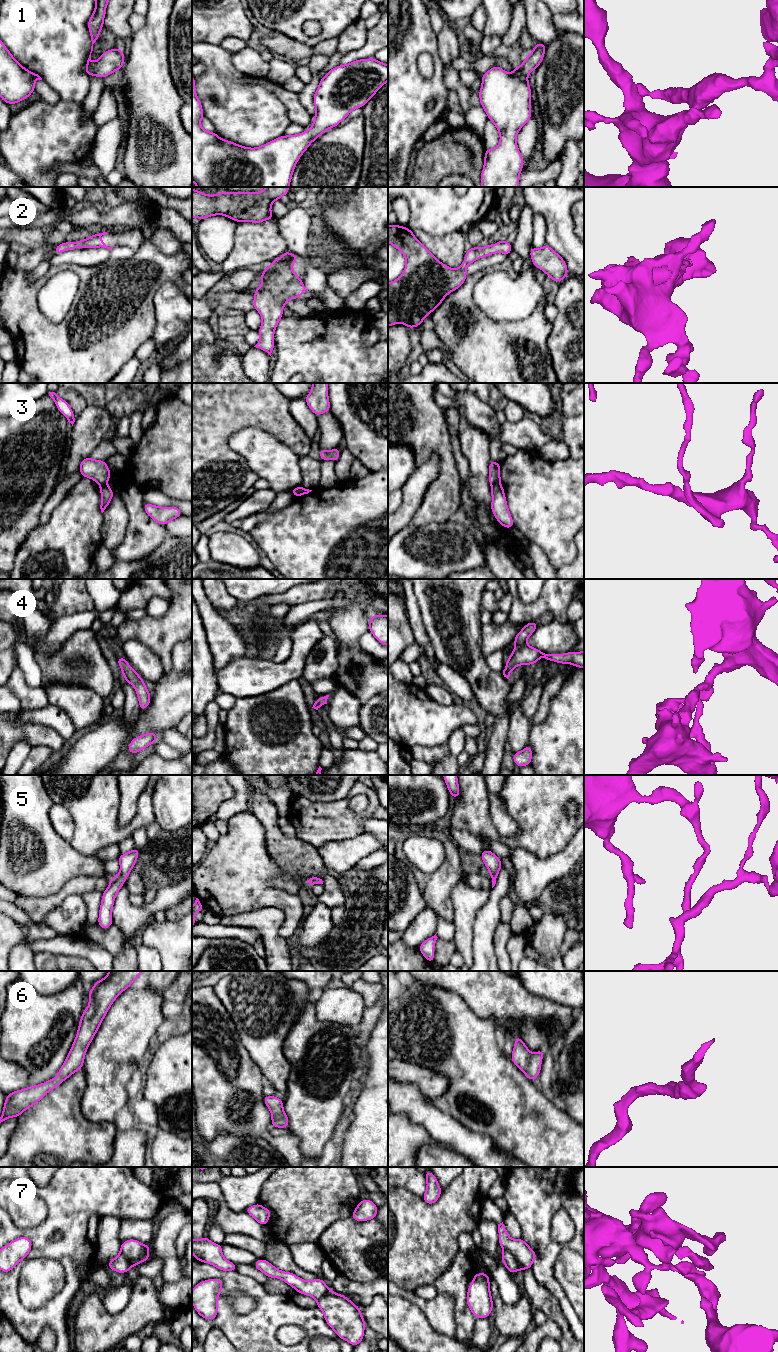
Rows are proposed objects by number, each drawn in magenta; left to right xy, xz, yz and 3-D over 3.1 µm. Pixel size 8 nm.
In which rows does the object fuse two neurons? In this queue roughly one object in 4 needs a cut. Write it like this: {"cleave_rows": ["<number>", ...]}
{"cleave_rows": ["3", "7"]}

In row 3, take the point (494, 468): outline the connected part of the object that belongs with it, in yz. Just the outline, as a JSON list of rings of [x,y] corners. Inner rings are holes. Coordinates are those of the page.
[[[490,460],[489,462],[489,483],[491,485],[501,482],[500,465],[501,463],[497,463],[495,461]]]

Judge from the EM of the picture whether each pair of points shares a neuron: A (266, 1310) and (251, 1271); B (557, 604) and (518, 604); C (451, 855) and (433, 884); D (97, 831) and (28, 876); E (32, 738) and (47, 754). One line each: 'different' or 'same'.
A: different
B: same
C: same
D: different
E: different

